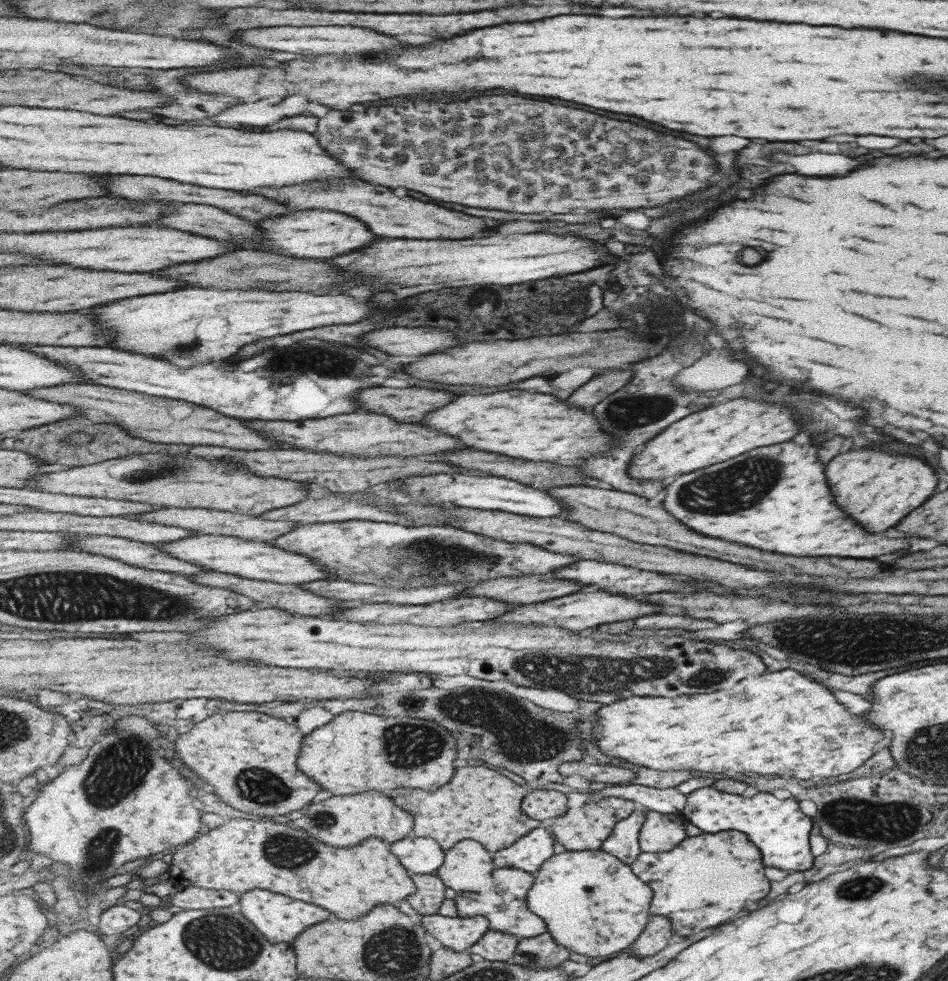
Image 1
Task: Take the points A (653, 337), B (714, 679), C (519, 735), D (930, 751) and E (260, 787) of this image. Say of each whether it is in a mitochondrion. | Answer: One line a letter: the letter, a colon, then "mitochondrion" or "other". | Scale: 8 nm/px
A: other
B: mitochondrion
C: mitochondrion
D: mitochondrion
E: mitochondrion

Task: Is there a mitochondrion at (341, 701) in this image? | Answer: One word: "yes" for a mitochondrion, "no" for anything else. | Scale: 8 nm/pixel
no

